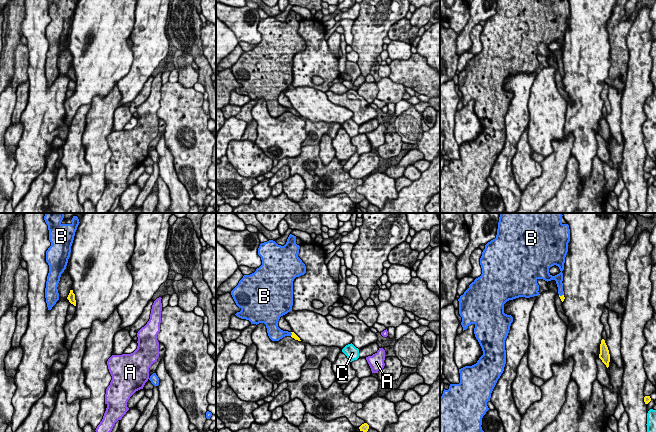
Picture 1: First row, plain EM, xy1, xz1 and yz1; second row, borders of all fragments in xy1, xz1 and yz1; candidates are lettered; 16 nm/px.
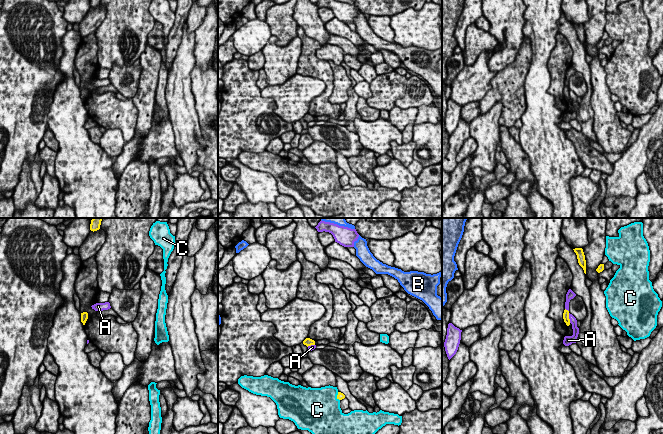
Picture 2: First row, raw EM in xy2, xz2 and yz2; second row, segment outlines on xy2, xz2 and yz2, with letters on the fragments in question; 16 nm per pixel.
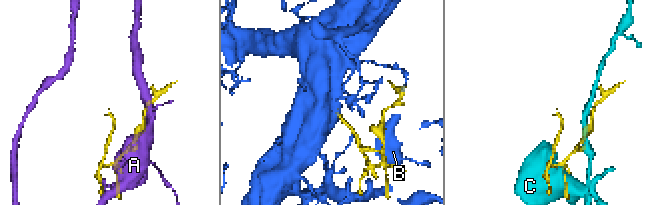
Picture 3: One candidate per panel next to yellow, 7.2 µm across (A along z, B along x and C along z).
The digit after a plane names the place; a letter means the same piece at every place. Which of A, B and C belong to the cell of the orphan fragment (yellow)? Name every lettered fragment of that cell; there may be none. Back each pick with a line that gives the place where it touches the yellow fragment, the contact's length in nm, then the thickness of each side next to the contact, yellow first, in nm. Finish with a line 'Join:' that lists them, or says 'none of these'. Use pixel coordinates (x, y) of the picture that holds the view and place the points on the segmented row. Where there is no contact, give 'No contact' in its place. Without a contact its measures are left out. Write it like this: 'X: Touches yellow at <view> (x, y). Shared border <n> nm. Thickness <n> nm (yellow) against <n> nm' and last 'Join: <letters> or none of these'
B: Touches yellow at yz1 (562, 295). Shared border 80 nm. Thickness 70 nm (yellow) against 100 nm
Join: B

